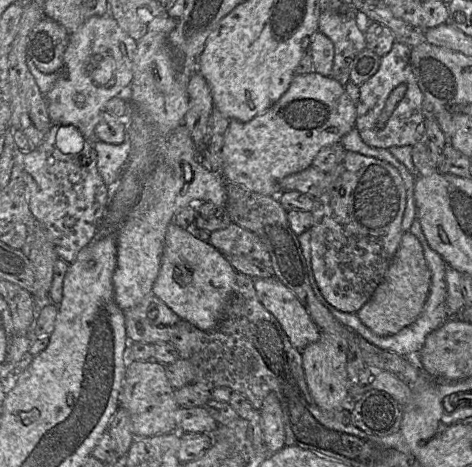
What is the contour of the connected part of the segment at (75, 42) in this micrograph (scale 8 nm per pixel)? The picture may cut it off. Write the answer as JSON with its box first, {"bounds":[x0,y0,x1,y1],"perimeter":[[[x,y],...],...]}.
{"bounds":[46,13,138,141],"perimeter":[[[108,13],[90,17],[77,31],[70,34],[59,76],[53,88],[46,95],[48,114],[52,124],[73,125],[87,141],[99,141],[95,137],[95,127],[106,103],[114,97],[130,100],[130,84],[133,79],[133,62],[137,45],[138,41],[123,31]]]}

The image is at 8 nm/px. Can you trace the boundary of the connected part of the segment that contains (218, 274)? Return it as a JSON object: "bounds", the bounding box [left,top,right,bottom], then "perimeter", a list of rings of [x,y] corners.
{"bounds":[152,222,236,330],"perimeter":[[[171,222],[166,231],[164,249],[158,276],[153,284],[152,293],[163,301],[182,320],[200,330],[215,328],[224,317],[229,305],[235,283],[236,271],[227,258],[214,248],[208,240],[201,239],[192,229],[183,229]]]}

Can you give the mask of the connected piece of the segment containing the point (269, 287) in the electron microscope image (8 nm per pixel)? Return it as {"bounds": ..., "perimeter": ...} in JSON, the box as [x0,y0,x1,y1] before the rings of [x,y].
{"bounds":[253,275,321,351],"perimeter":[[[274,275],[253,279],[260,303],[277,319],[291,344],[302,351],[316,342],[321,330],[296,295]]]}

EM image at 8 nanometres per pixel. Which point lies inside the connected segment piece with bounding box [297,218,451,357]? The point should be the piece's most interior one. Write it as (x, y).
(408, 342)

